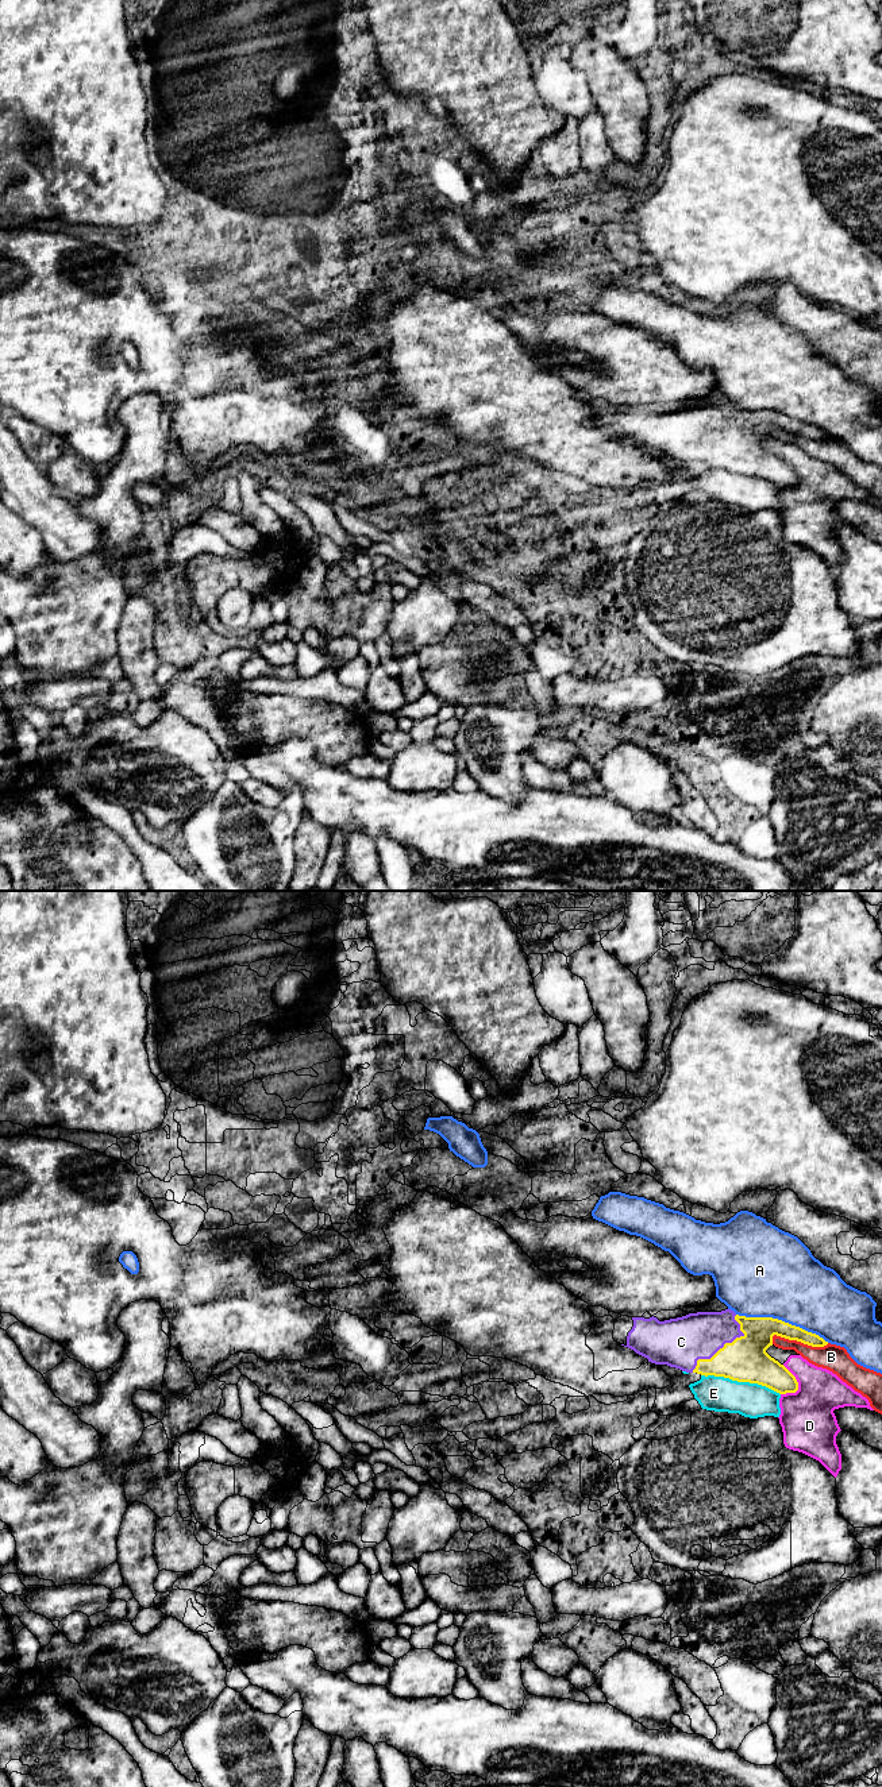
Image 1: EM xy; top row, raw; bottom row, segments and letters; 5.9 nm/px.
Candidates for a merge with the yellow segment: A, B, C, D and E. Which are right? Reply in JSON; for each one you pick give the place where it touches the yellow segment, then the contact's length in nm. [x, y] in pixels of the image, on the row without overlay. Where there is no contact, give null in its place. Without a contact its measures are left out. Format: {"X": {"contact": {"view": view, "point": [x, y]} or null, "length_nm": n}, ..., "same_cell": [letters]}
{"C": {"contact": {"view": "xy", "point": [724, 437]}, "length_nm": 440}, "same_cell": ["C"]}

